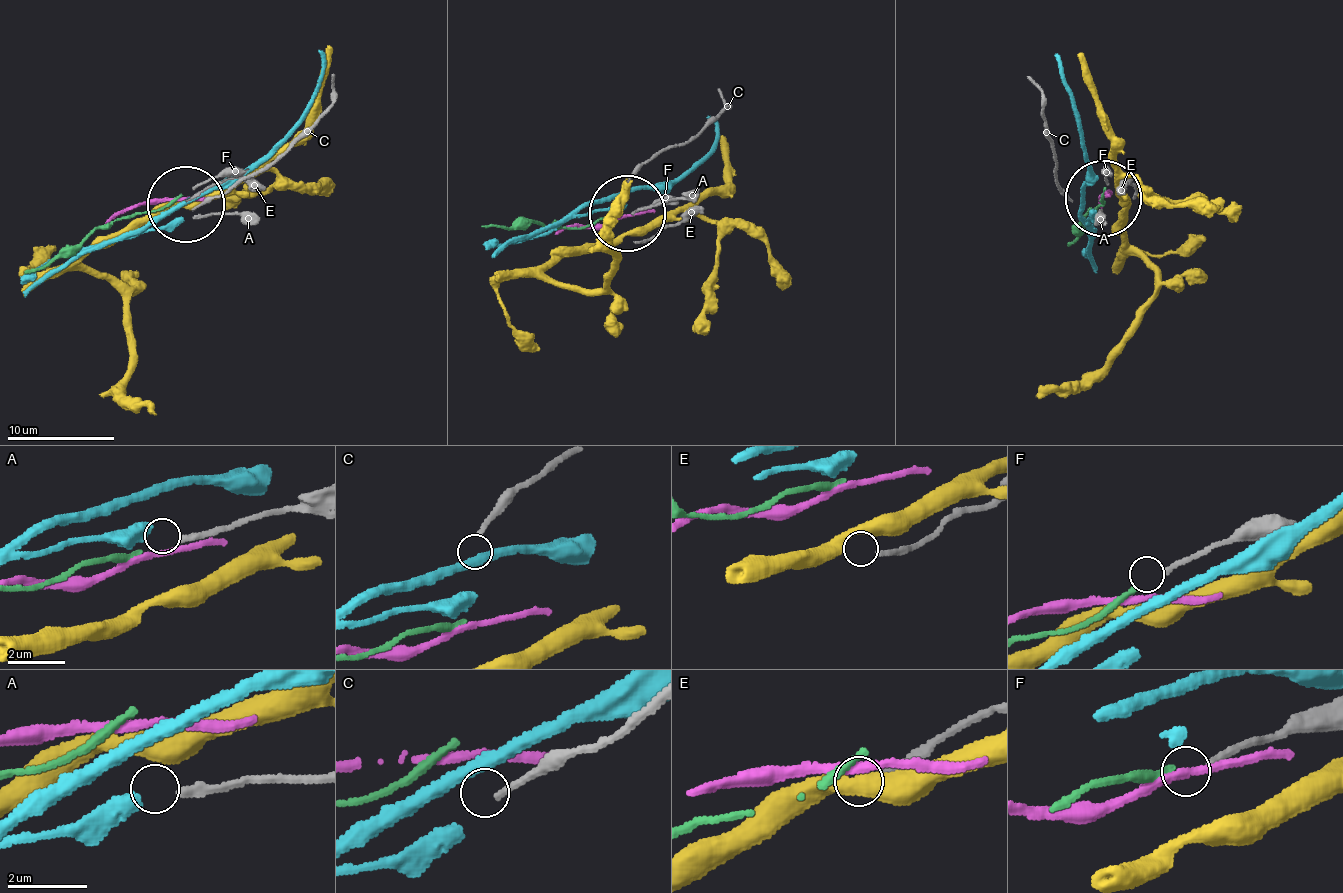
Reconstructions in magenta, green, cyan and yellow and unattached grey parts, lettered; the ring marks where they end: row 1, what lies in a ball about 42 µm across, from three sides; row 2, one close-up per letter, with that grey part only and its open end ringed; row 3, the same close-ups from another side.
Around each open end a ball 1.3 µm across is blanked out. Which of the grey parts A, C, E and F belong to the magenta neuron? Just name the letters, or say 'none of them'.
none of them

